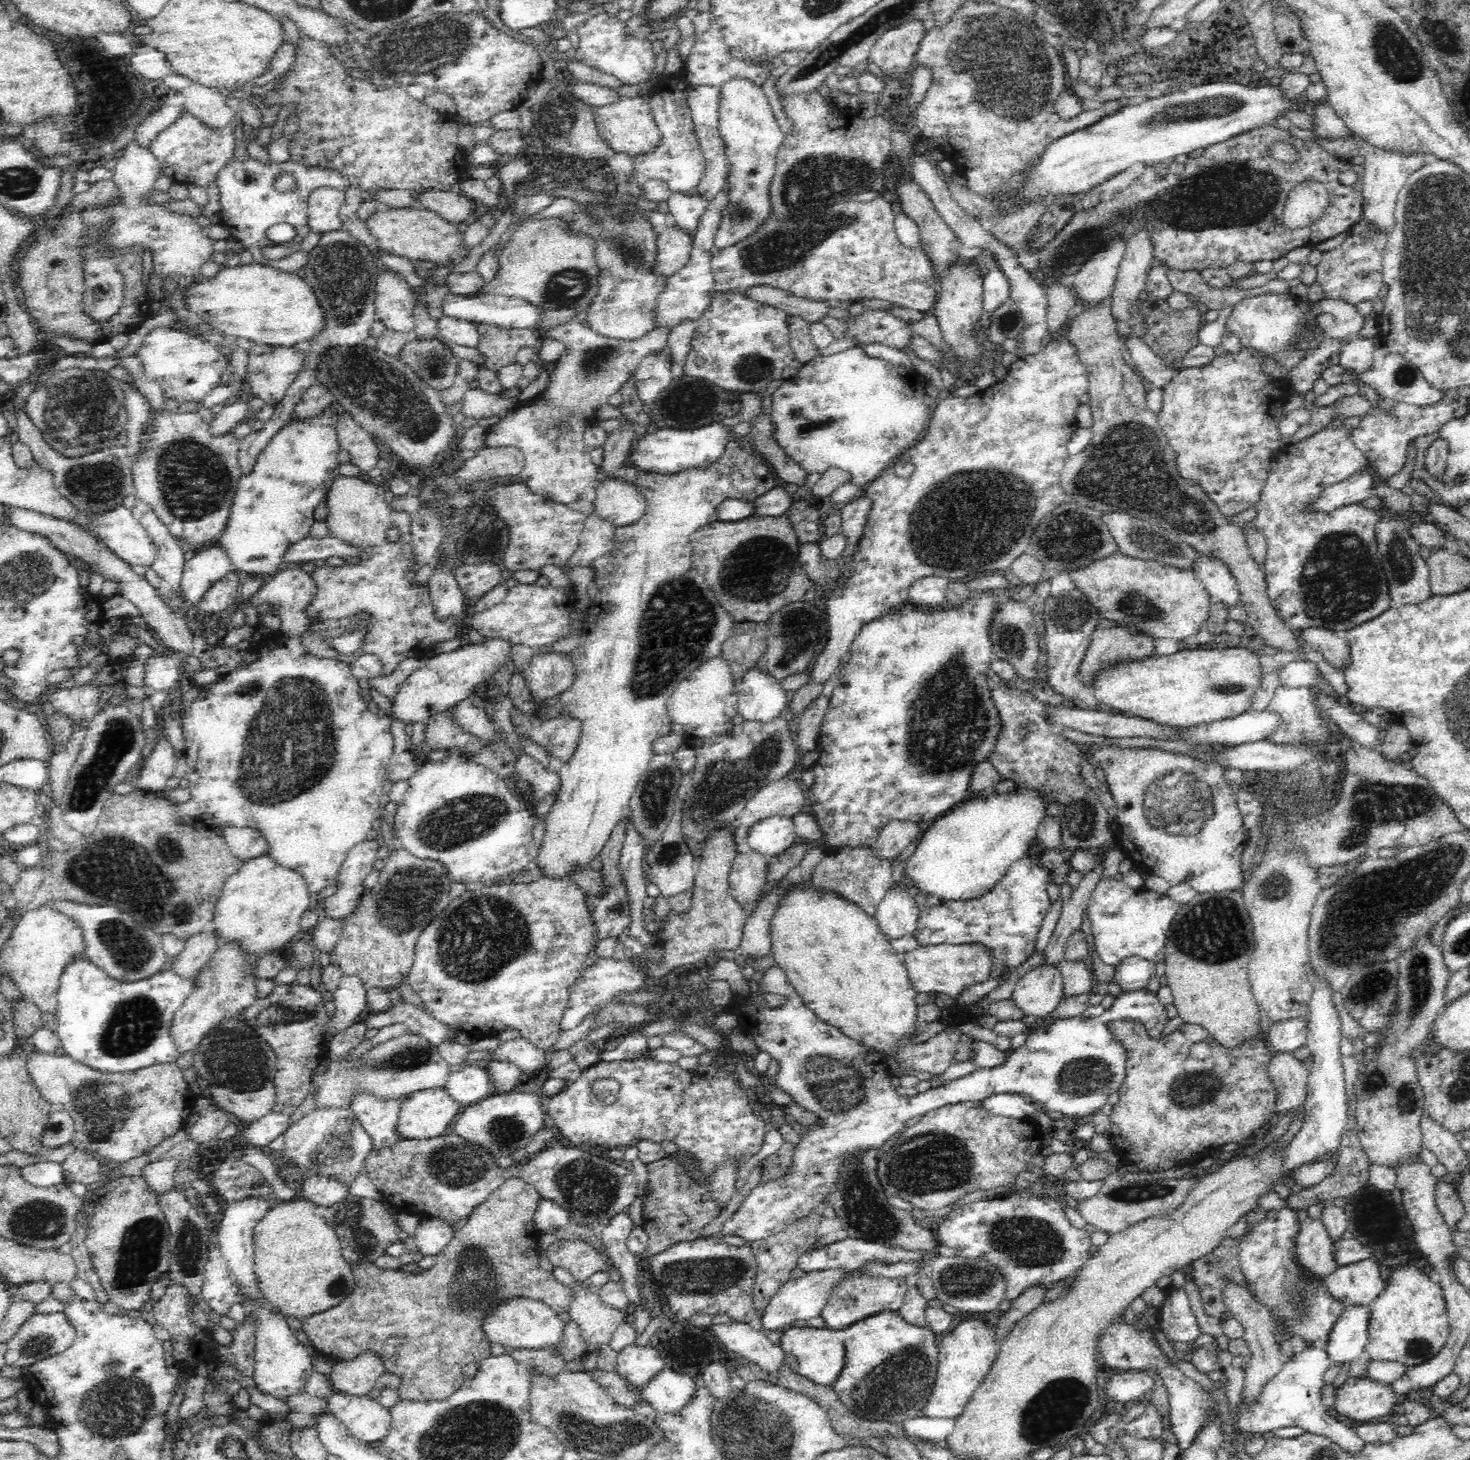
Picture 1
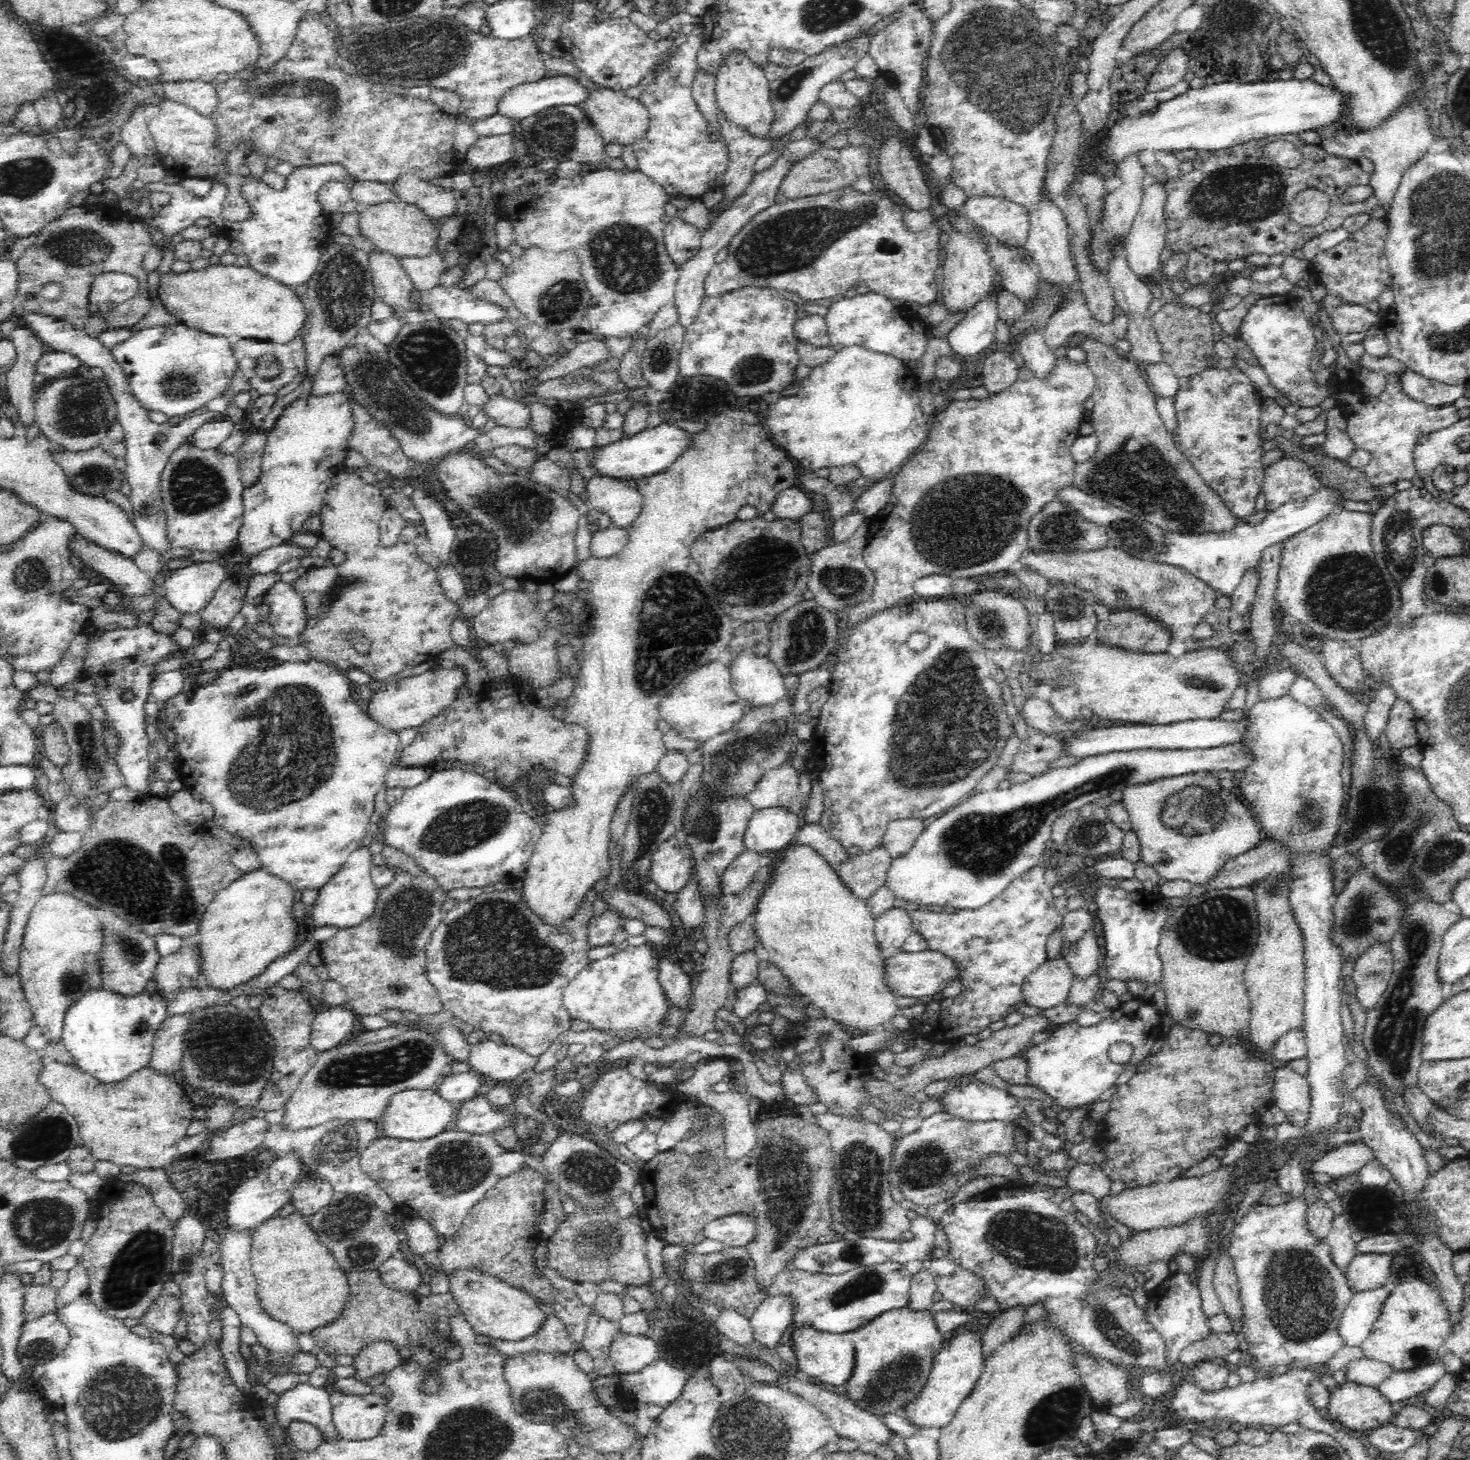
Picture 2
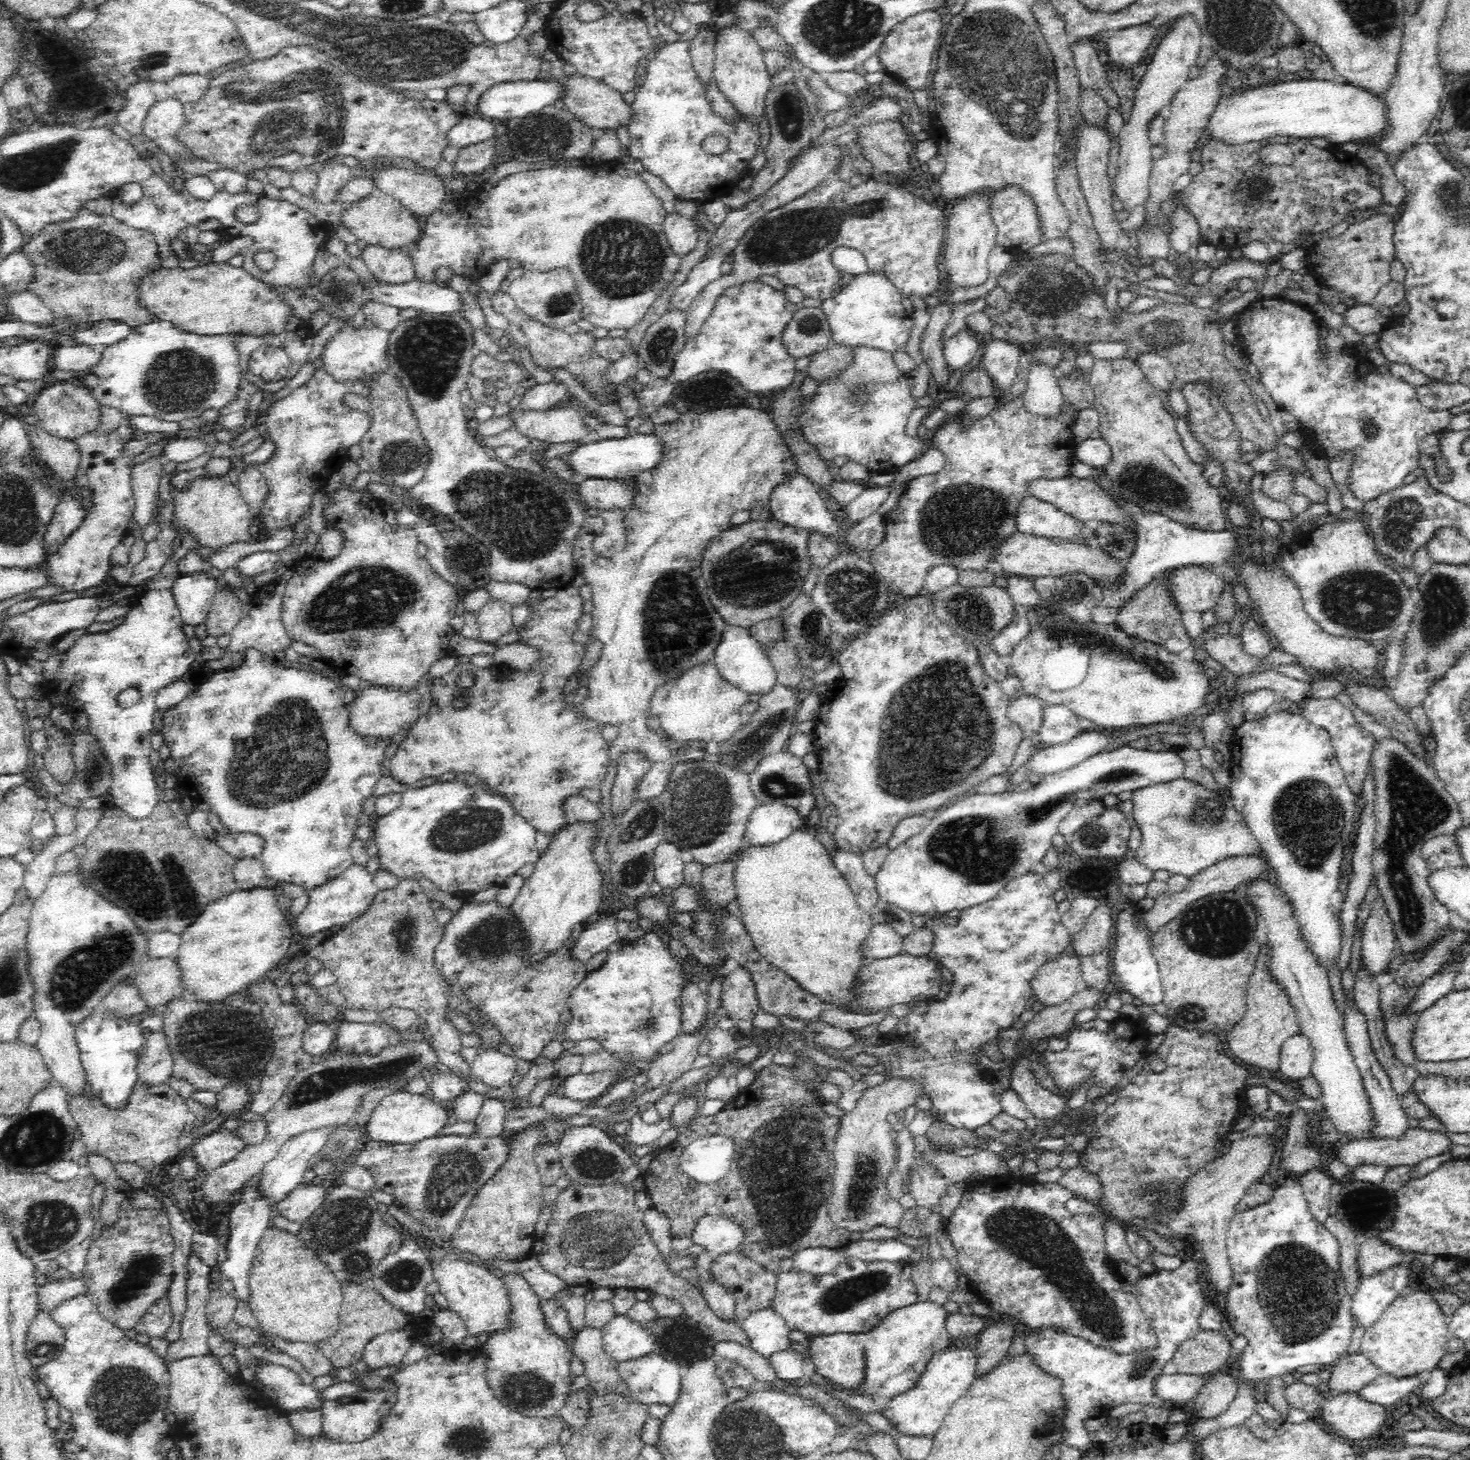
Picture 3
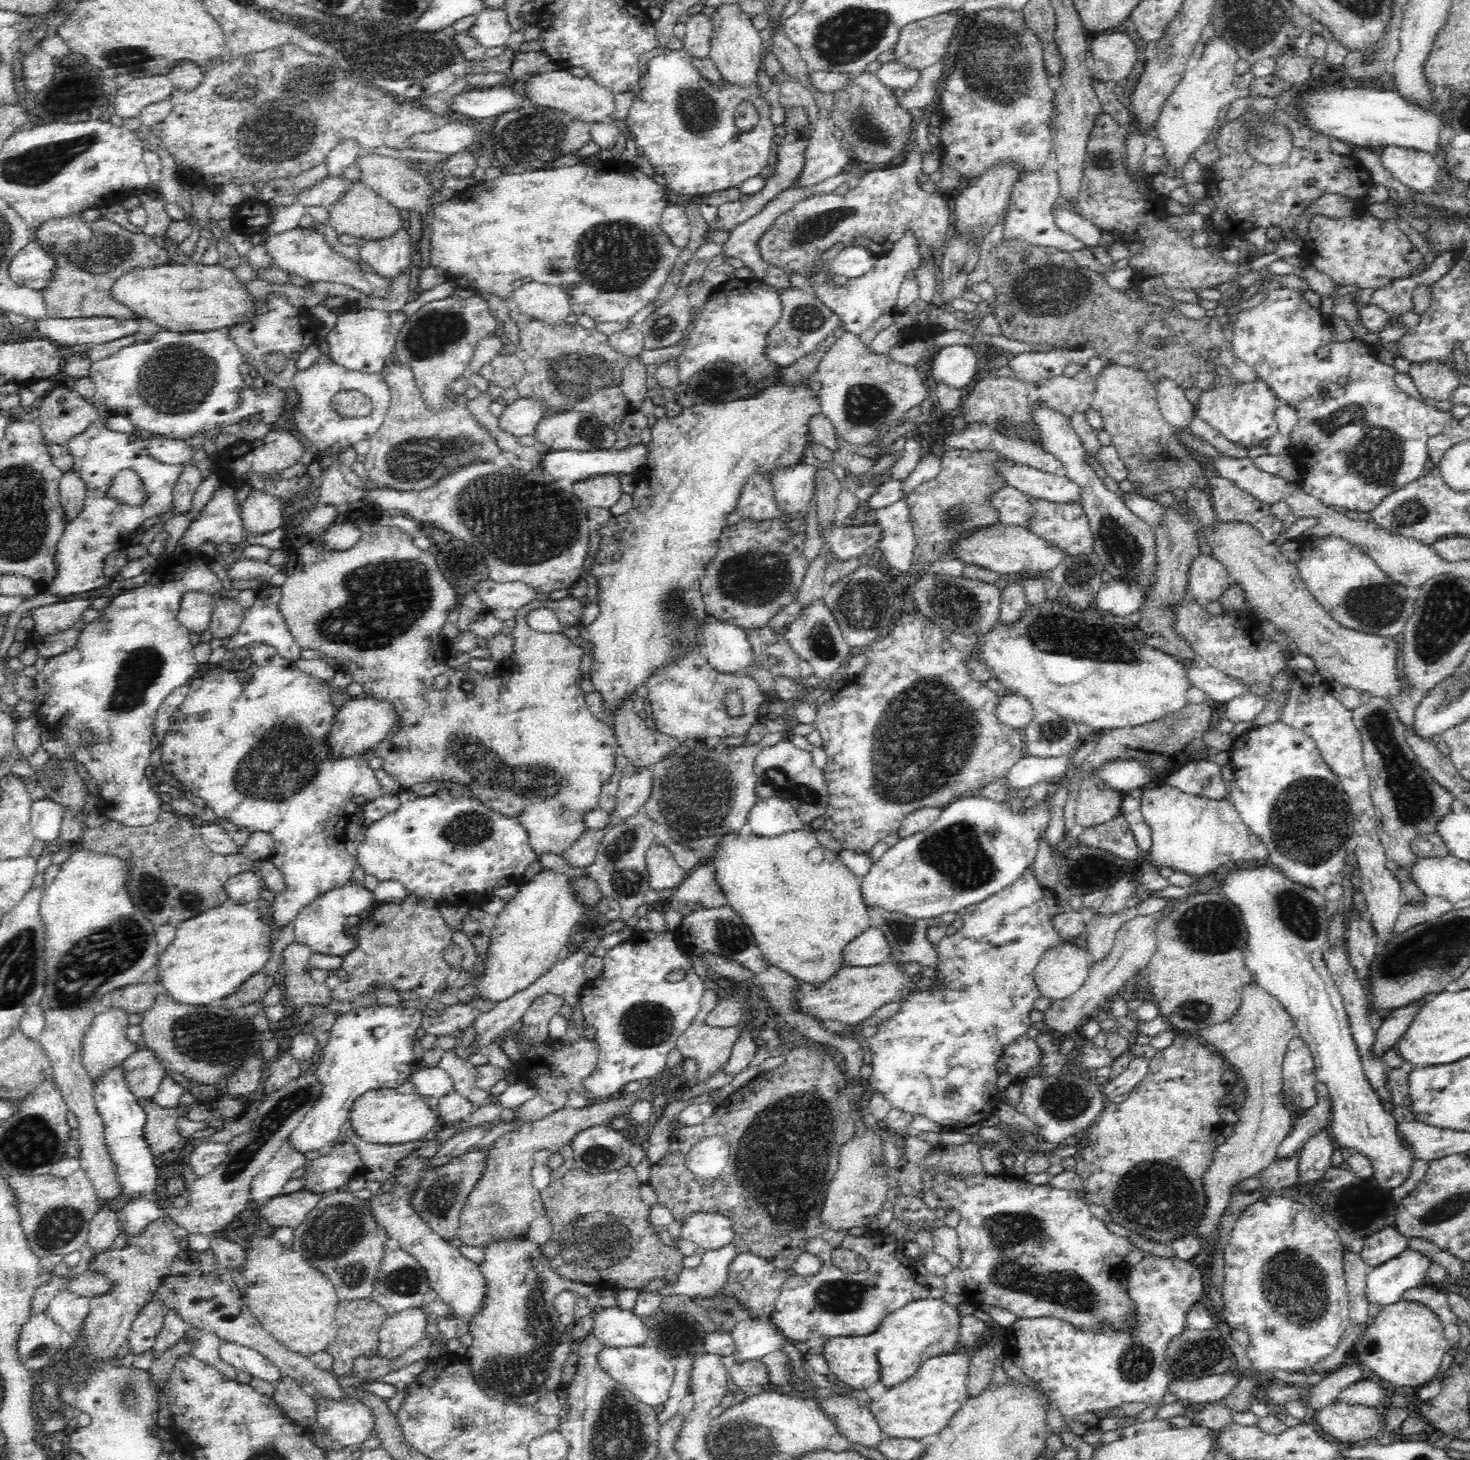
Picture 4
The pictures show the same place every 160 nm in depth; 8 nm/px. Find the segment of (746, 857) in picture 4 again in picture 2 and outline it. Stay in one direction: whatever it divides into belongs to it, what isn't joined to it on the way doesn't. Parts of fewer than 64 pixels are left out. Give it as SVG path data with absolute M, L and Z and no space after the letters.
M794 840L786 848L764 855L768 861L773 857L771 873L750 918L763 956L788 977L810 1006L840 1026L856 1028L864 1035L891 1026L892 1020L901 1014L896 1003L898 996L893 996L883 984L885 957L875 940L876 917L870 914L865 901L842 882L834 866L808 843Z

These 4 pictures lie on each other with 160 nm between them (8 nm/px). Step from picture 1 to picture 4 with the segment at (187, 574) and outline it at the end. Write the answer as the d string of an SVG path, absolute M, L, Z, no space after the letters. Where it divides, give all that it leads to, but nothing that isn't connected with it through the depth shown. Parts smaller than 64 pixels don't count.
M187 593L181 601L178 620L192 634L200 634L209 626L213 616L215 597L202 593Z

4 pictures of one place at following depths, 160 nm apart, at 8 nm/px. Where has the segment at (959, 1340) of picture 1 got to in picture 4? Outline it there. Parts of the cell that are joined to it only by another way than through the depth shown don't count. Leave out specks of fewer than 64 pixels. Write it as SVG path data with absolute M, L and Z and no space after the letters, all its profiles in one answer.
M970 1353L946 1354L936 1358L929 1358L922 1362L917 1371L910 1378L885 1388L880 1394L880 1400L867 1401L869 1409L873 1412L879 1430L885 1437L909 1438L910 1440L922 1440L930 1434L939 1434L954 1414L960 1410L960 1406L967 1400L967 1374L969 1371Z

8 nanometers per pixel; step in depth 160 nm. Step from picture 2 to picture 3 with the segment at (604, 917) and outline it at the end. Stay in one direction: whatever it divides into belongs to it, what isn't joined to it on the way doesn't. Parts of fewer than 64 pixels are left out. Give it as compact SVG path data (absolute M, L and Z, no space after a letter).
M611 915L586 924L579 938L574 941L570 958L585 965L592 956L606 950L612 942L619 939L617 921L618 919Z

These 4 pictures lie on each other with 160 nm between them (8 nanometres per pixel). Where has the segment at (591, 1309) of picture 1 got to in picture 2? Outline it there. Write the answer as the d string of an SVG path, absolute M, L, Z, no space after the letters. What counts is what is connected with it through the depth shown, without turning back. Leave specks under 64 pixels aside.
M590 1314L580 1347L594 1362L593 1371L600 1376L614 1376L616 1367L609 1357L610 1343L619 1330L618 1322L610 1322L597 1314Z

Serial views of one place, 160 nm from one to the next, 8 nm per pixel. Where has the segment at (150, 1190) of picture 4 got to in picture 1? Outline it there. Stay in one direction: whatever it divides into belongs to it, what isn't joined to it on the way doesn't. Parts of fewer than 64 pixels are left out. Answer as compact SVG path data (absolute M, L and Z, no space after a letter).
M82 954L62 974L58 986L58 1012L56 1032L66 1055L89 1066L98 1073L125 1074L138 1071L154 1063L174 1063L181 1056L170 1037L172 1018L182 1003L192 994L196 982L178 978L168 966L162 971L138 982L112 980Z

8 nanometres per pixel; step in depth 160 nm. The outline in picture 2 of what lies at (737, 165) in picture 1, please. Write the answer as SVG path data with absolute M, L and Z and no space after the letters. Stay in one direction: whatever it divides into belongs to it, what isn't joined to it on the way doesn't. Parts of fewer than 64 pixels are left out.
M731 51L718 66L716 70L715 96L717 106L722 110L728 119L750 132L754 138L764 140L772 130L772 120L774 120L774 108L770 101L771 82L767 78L767 73L755 64L744 51Z

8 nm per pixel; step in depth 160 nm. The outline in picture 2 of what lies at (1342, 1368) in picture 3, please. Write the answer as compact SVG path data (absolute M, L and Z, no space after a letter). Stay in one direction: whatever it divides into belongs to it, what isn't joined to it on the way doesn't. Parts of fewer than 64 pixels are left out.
M1364 1356L1356 1360L1352 1359L1346 1364L1347 1382L1360 1386L1375 1387L1379 1382L1386 1380L1392 1372L1394 1370L1385 1362L1370 1360Z

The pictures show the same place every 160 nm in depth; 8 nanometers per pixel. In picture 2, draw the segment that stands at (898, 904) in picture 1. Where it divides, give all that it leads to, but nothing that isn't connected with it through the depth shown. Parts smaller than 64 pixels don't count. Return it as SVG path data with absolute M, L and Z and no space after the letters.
M903 906L892 908L875 920L875 940L884 957L900 952L913 931L910 912Z

